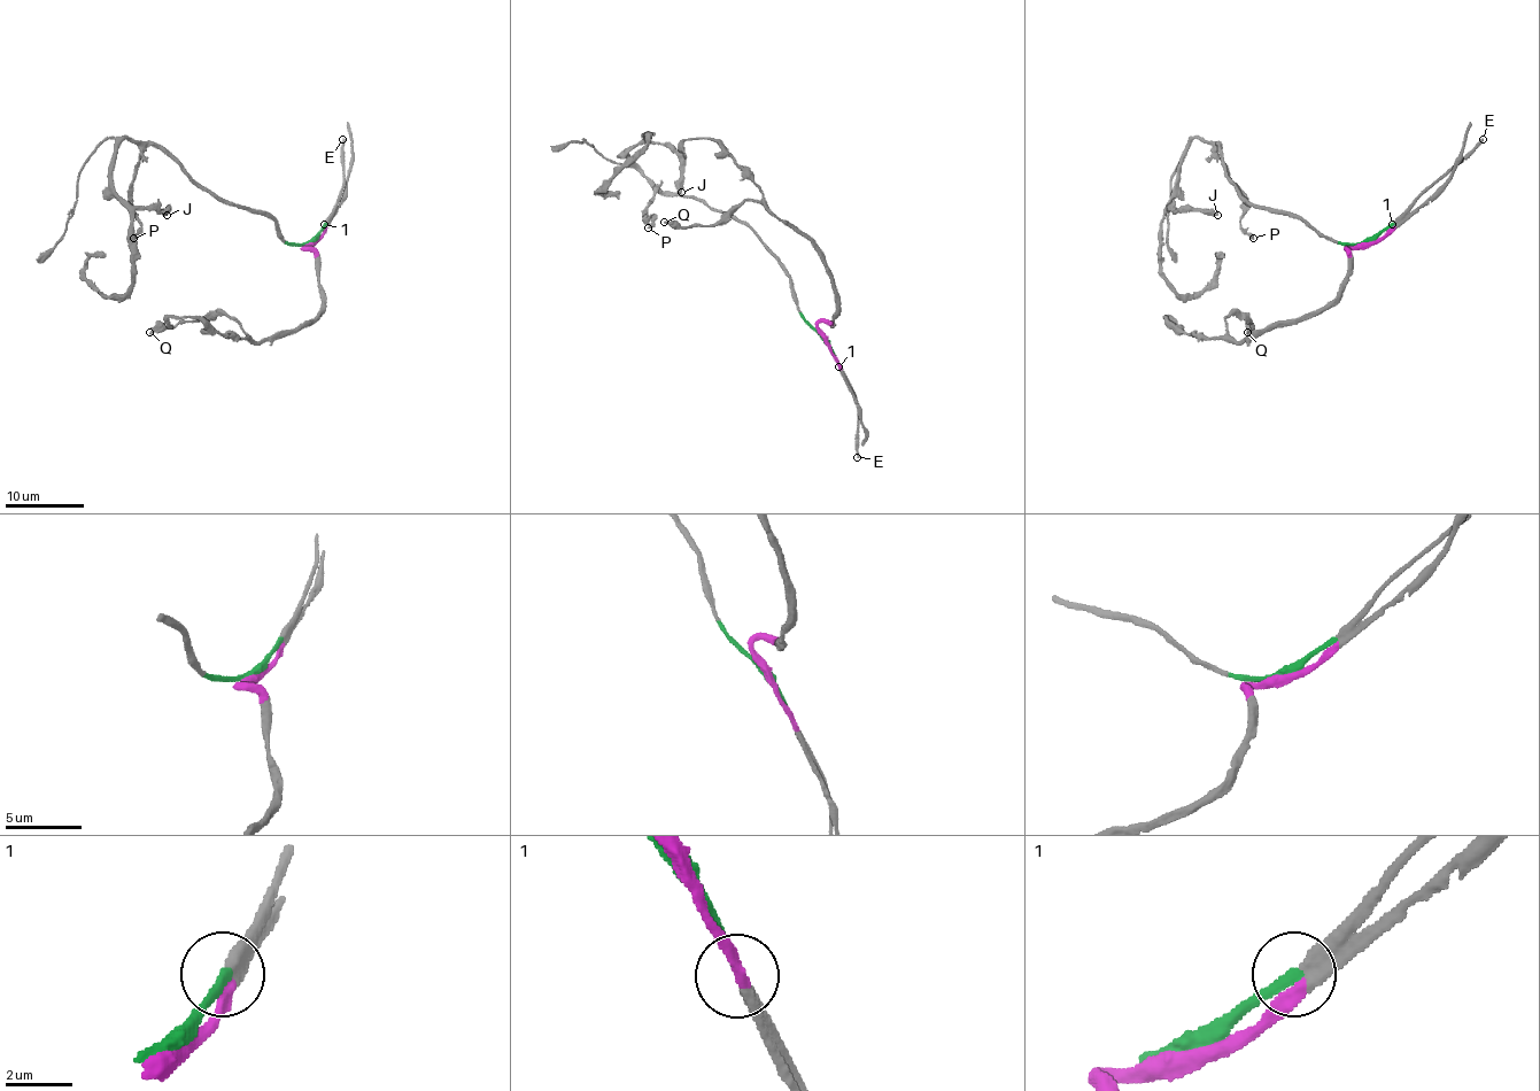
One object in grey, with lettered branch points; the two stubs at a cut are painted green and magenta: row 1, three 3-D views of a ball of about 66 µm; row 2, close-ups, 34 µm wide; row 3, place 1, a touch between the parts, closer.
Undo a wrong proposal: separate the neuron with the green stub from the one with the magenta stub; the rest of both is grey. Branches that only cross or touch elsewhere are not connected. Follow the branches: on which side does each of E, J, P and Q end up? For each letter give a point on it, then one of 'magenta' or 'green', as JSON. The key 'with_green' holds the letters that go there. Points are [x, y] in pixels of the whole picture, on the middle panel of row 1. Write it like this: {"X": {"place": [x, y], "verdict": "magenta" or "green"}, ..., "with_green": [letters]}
{"E": {"place": [857, 457], "verdict": "green"}, "J": {"place": [681, 192], "verdict": "green"}, "P": {"place": [648, 227], "verdict": "green"}, "Q": {"place": [664, 222], "verdict": "magenta"}, "with_green": ["E", "J", "P"]}

